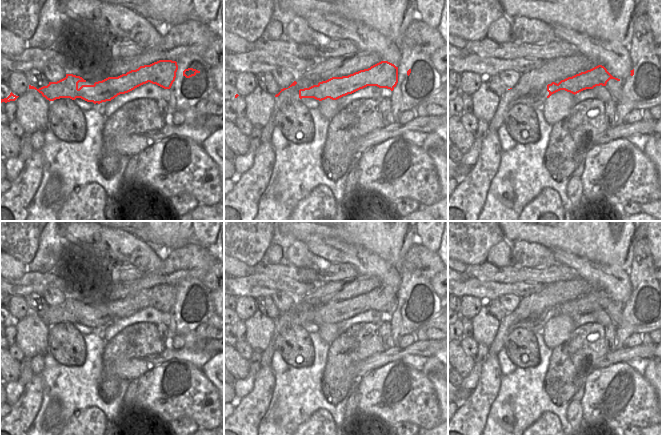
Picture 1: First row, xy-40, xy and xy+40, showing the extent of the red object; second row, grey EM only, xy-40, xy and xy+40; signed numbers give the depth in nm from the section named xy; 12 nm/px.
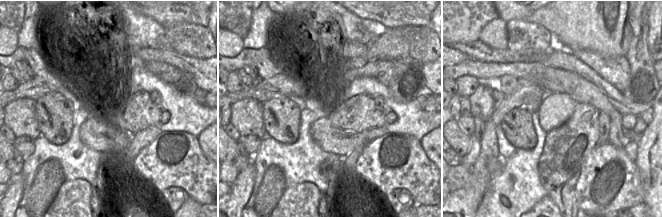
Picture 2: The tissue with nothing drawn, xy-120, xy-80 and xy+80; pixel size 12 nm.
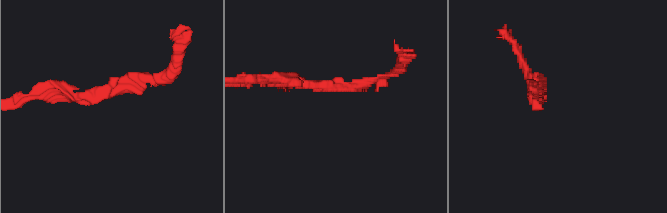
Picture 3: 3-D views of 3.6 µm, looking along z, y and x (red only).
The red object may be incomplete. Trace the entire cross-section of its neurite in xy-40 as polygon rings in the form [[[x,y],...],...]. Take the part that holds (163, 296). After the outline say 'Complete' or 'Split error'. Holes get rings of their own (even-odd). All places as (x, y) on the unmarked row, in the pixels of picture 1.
[[[159,284],[150,289],[140,290],[138,293],[131,294],[131,295],[127,296],[126,298],[122,298],[118,301],[108,301],[102,305],[95,306],[93,309],[82,309],[80,312],[78,311],[78,307],[86,306],[86,304],[84,304],[80,300],[76,300],[73,298],[66,298],[65,302],[63,302],[57,306],[49,306],[49,308],[47,310],[43,310],[39,313],[37,313],[34,310],[29,309],[29,313],[37,314],[39,317],[42,318],[43,321],[45,321],[49,325],[54,325],[54,324],[60,323],[60,322],[70,322],[72,324],[75,324],[76,322],[81,322],[87,326],[93,326],[94,328],[96,328],[96,327],[100,328],[102,326],[111,325],[118,319],[128,317],[128,316],[134,314],[135,312],[137,312],[143,308],[146,308],[148,306],[150,306],[152,308],[156,308],[164,313],[170,313],[173,306],[175,305],[177,294],[178,294],[178,289],[177,289],[176,285]]]. Complete.

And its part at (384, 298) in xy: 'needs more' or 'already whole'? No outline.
already whole

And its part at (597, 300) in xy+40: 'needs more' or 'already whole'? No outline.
already whole

